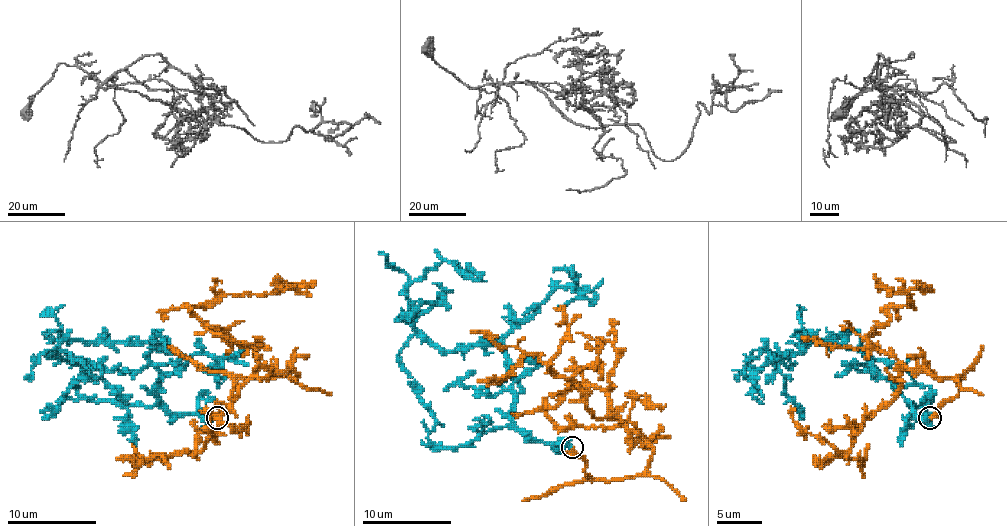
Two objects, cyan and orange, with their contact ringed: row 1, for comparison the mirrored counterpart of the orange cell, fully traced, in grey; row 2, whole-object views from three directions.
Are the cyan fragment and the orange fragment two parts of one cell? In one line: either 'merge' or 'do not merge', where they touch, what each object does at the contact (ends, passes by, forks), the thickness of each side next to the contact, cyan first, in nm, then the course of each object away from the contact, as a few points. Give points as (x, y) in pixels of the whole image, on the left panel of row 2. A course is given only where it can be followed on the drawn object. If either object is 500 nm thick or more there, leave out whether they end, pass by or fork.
merge | (217, 417) | cyan ends | orange passes by | 320/360 nm | cyan via (217, 417), (174, 415), (161, 399), (150, 343), (62, 341), (53, 352), (65, 350), (132, 397) | orange via (217, 417), (239, 379), (297, 377), (268, 370), (255, 352), (221, 336), (190, 307), (282, 285), (311, 296)

